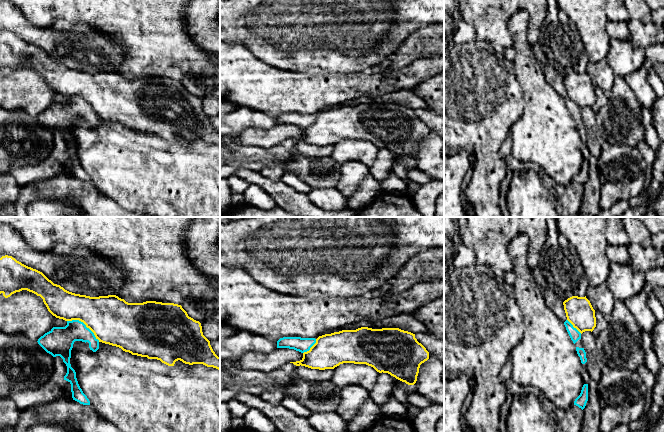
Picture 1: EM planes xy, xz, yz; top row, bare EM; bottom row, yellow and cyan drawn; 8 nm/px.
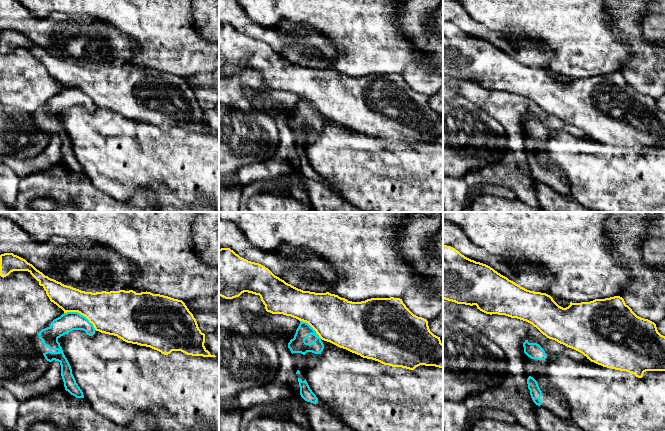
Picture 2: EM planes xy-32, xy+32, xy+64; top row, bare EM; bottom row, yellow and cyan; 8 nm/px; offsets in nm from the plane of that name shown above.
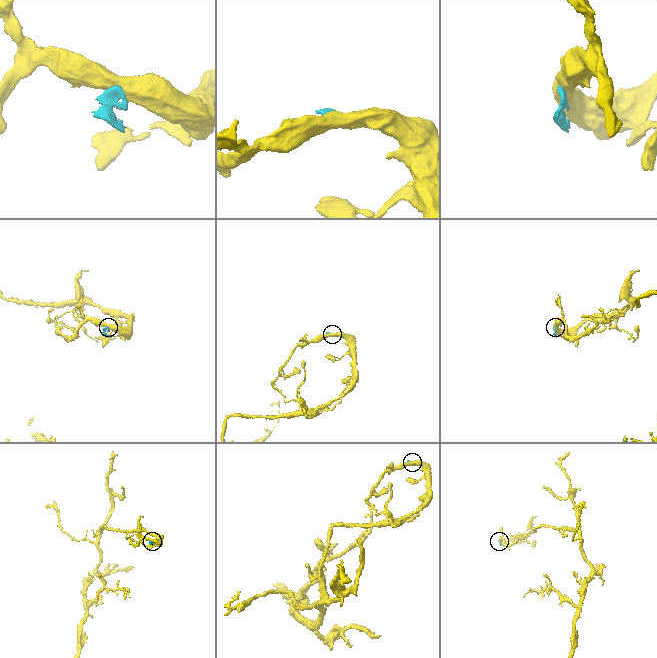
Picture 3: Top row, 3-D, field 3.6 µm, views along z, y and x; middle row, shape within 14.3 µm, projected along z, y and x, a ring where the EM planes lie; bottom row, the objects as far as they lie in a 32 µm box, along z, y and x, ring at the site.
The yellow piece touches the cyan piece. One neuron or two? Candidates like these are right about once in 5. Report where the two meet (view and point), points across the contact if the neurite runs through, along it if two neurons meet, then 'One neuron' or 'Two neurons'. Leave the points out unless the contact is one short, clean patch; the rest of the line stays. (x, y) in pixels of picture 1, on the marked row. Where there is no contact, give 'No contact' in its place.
Touches yellow at xy (84, 323). Boundary: xy (67, 320), (80, 320), (99, 341). Two neurons

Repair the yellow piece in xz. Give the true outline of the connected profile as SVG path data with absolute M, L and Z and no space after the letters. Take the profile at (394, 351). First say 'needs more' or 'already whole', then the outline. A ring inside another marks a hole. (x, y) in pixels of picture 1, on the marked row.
already whole; M361 327L319 336L300 361L290 362L311 369L334 369L343 363L366 364L379 373L388 373L408 385L417 381L419 368L429 359L429 352L417 341L415 334L399 328L372 329Z

